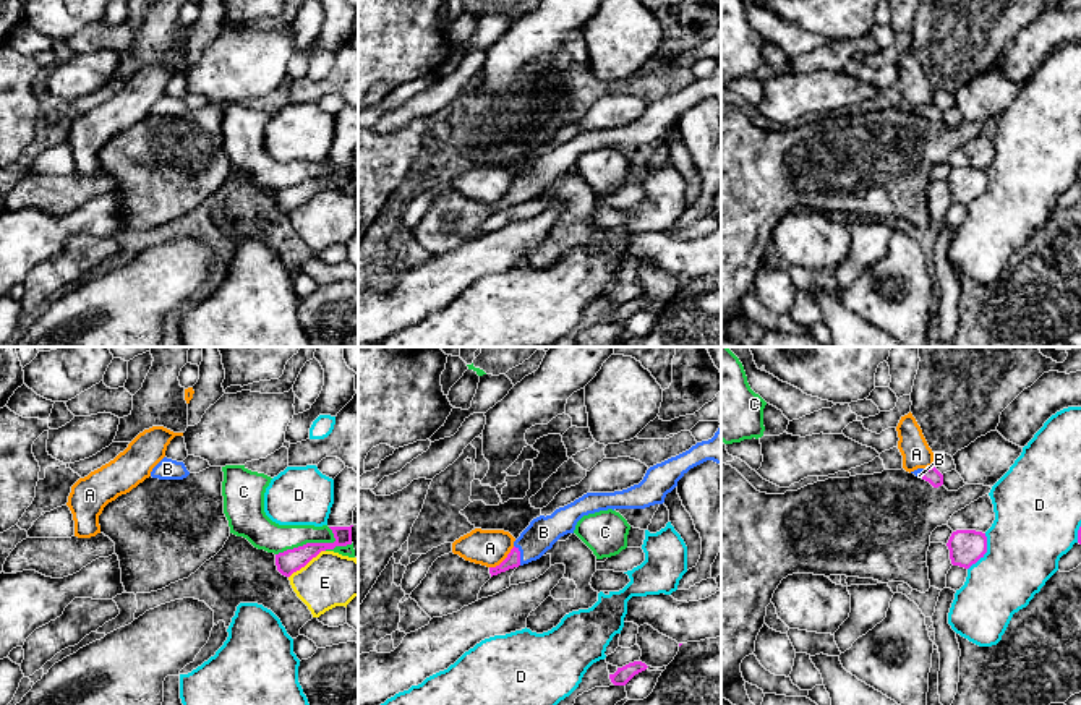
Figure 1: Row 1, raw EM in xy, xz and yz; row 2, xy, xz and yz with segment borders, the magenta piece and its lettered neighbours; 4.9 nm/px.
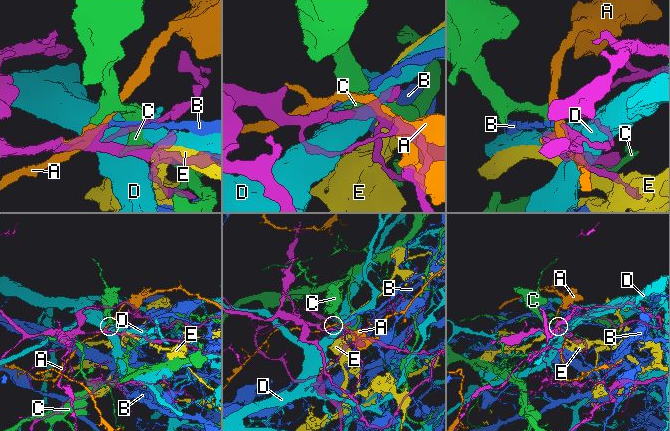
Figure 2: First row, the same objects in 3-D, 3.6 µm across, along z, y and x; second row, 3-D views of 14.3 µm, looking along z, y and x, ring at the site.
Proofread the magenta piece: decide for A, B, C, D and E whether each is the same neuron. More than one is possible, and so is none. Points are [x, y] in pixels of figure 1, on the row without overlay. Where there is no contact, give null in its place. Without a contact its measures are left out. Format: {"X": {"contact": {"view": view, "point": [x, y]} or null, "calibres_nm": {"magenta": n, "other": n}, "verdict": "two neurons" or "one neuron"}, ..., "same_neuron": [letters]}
{"A": {"contact": {"view": "xz", "point": [504, 196]}, "calibres_nm": {"magenta": 70, "other": 180}, "verdict": "two neurons"}, "B": {"contact": {"view": "xz", "point": [519, 192]}, "calibres_nm": {"magenta": 70, "other": 160}, "verdict": "two neurons"}, "C": {"contact": {"view": "xy", "point": [307, 180]}, "calibres_nm": {"magenta": 120, "other": 160}, "verdict": "two neurons"}, "D": {"contact": {"view": "yz", "point": [986, 188]}, "calibres_nm": {"magenta": 180, "other": 380}, "verdict": "two neurons"}, "E": {"contact": {"view": "xy", "point": [307, 200]}, "calibres_nm": {"magenta": 120, "other": 260}, "verdict": "two neurons"}, "same_neuron": []}

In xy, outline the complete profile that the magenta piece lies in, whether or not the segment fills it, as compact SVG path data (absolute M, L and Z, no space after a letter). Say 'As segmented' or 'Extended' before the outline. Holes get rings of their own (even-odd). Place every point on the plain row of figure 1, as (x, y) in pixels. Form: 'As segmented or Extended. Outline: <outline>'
As segmented. Outline: M329 164L334 170L334 180L306 180L303 183L287 186L284 190L276 191L277 207L290 214L293 209L305 204L313 194L316 194L321 188L334 186L335 183L352 182L352 164Z

